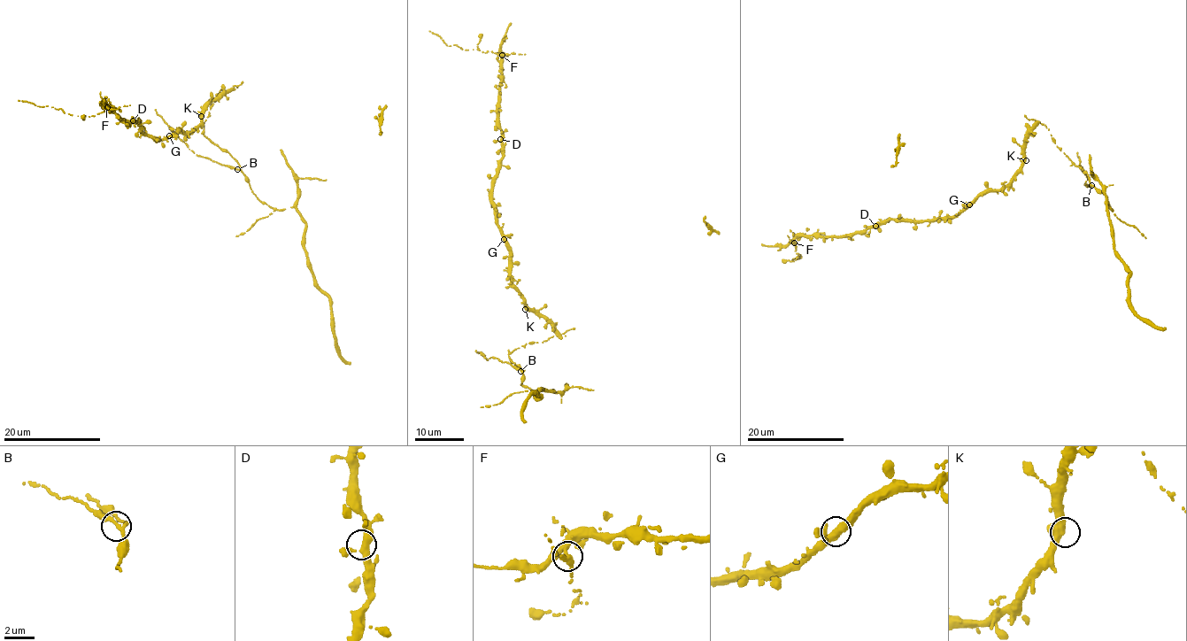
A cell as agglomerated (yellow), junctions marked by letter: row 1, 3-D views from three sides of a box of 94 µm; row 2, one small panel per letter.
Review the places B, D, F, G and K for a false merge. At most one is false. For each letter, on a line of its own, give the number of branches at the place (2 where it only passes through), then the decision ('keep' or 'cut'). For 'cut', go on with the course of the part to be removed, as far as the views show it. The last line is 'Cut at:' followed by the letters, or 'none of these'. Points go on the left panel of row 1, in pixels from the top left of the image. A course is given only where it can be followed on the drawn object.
B: 3 branches meet; keep
D: 3 branches meet; keep
F: 3 branches meet; cut; foreign part runs (107, 108), (92, 116), (72, 115), (55, 108), (19, 100)
G: 3 branches meet; keep
K: 3 branches meet; keep
Cut at: F

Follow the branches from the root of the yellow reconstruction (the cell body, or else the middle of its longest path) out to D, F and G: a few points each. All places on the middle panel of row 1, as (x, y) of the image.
D: (542, 342), (557, 335), (555, 328), (512, 287), (511, 255), (494, 213), (492, 179), (502, 157), (500, 139)
F: (542, 342), (557, 335), (555, 328), (512, 287), (511, 255), (492, 202), (492, 179), (502, 157), (502, 54)
G: (542, 342), (557, 335), (555, 328), (525, 305), (522, 295), (512, 287), (511, 255), (504, 239)

